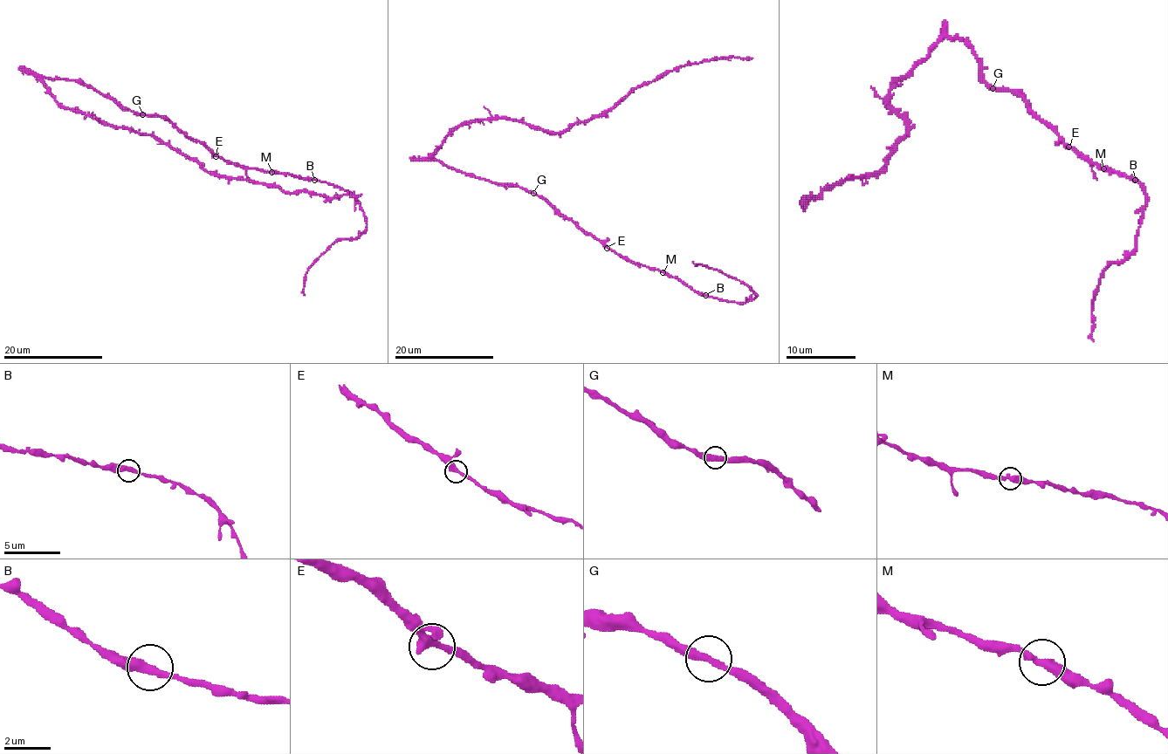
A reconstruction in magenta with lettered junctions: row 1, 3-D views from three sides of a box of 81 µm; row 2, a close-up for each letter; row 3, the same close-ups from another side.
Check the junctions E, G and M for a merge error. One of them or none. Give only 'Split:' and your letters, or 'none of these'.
Split: none of these

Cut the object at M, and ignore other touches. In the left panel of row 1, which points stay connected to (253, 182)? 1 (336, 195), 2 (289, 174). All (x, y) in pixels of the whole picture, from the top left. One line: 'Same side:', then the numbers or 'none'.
Same side: 1

